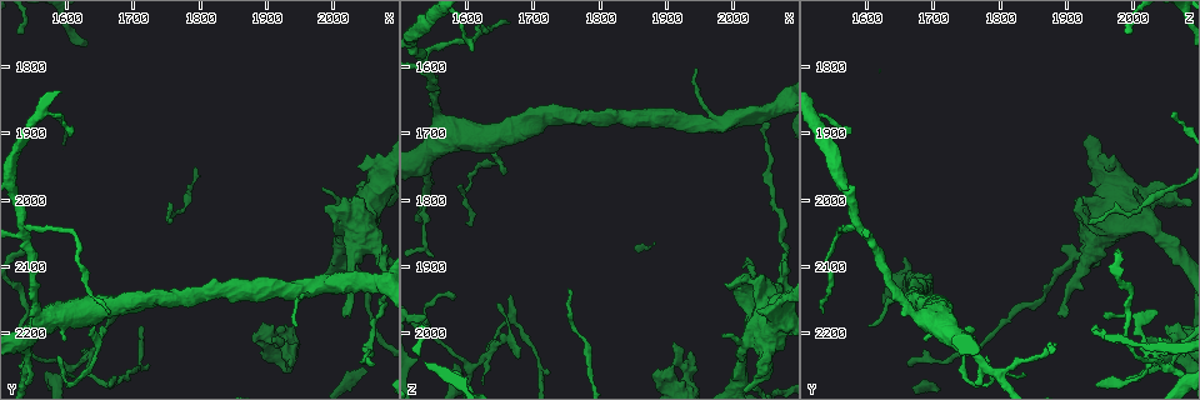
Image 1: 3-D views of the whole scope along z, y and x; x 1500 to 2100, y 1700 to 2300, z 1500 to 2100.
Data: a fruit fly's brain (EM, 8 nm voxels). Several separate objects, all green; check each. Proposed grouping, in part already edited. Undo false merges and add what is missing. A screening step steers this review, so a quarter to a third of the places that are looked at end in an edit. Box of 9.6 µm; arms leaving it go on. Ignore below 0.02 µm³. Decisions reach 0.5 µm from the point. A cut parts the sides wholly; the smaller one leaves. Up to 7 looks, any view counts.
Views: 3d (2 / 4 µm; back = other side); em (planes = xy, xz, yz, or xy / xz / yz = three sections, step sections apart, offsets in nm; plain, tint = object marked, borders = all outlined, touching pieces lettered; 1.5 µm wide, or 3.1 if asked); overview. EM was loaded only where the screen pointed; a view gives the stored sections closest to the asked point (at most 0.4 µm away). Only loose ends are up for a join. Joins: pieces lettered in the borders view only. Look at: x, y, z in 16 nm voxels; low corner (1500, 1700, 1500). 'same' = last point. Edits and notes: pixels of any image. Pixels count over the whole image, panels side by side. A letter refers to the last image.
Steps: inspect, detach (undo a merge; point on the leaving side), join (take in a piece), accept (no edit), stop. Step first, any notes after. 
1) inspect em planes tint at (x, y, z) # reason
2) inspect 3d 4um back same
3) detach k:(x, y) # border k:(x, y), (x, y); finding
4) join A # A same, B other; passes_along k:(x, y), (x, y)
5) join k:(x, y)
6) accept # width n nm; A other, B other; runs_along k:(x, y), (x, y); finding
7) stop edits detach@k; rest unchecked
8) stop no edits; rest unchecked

inspect 3d 2um at (1915, 2190, 2050) # free end

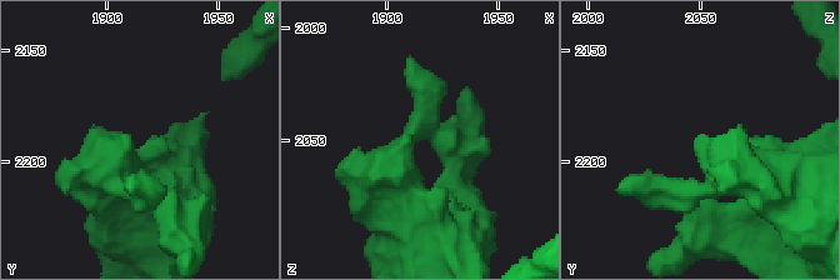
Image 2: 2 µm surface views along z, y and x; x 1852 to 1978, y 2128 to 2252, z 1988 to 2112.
inspect em planes plain at (1913, 2191, 2050)

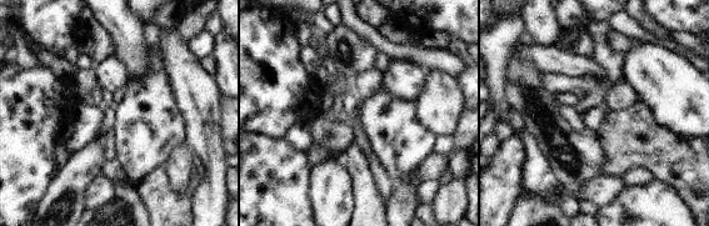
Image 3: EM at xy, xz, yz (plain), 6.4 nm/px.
inspect em planes borders same

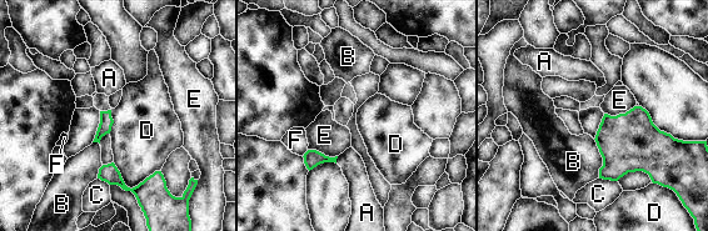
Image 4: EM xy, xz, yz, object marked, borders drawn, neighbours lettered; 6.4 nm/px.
accept # longest_contact D 300 nm; A other, B other, C other, D other, E other, F other; no lettered piece goes on from it

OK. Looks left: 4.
inspect 3d 4um at (2015, 2175, 1900) # an open end

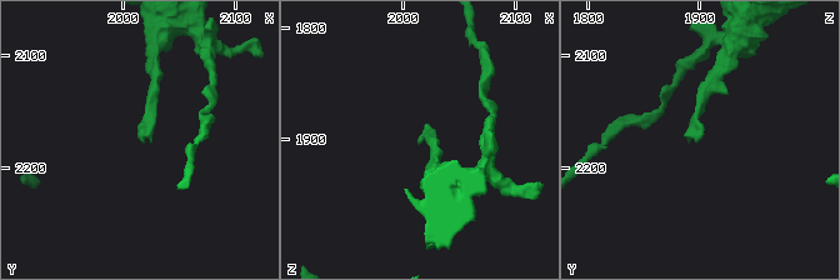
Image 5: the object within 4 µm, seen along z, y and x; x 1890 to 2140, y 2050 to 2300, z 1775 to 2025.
inspect em xy step 4 plain at (2016, 2174, 1900)

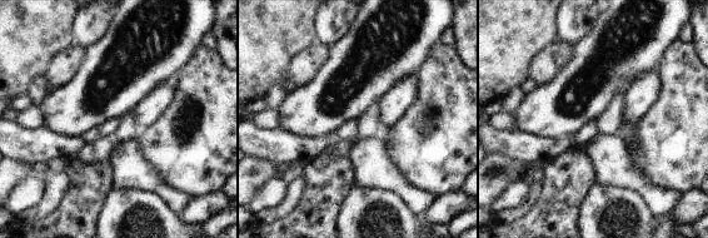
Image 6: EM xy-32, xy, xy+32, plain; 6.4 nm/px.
inspect em xy step 4 borders same

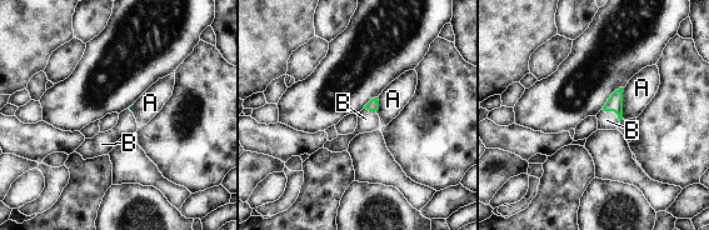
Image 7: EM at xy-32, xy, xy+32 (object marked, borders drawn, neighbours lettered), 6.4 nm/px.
join B # A other, B same; passes_along 7:(614, 103), (613, 110), (607, 120); the cell continues

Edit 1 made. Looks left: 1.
stop edits join@7; rest unchecked

